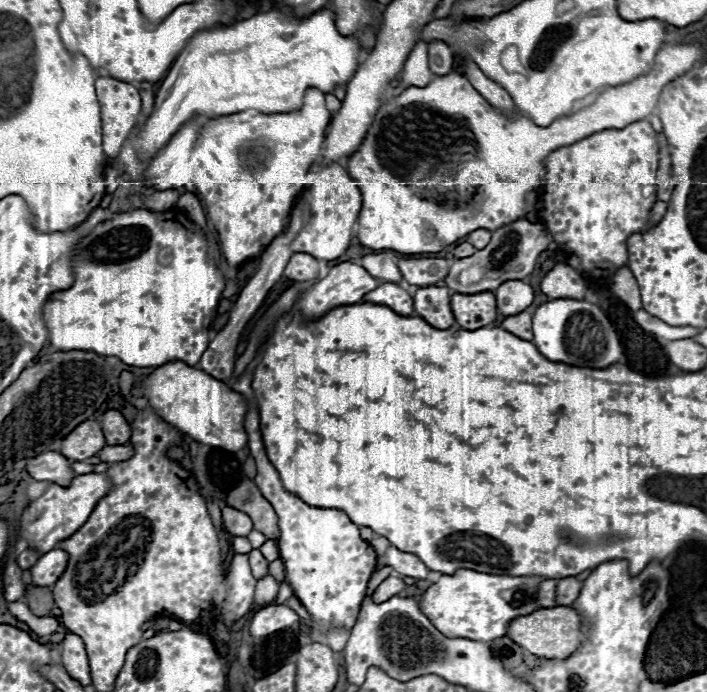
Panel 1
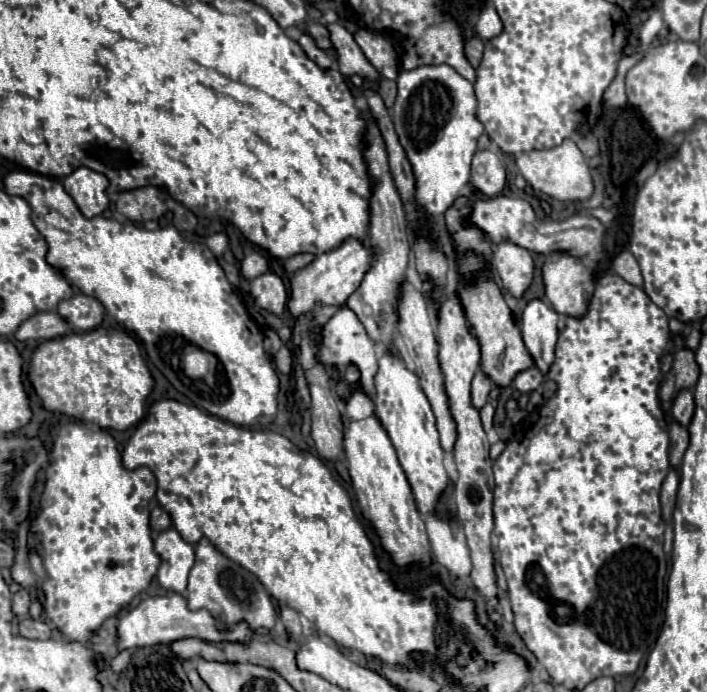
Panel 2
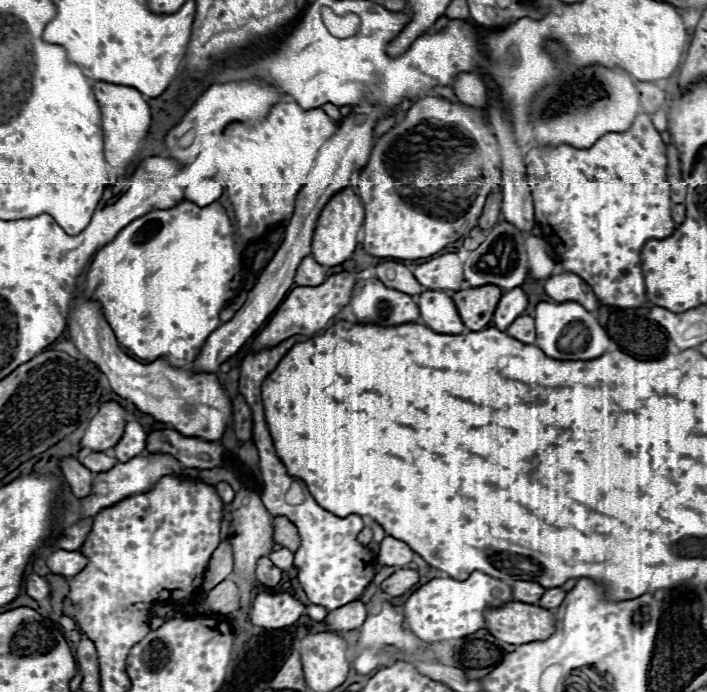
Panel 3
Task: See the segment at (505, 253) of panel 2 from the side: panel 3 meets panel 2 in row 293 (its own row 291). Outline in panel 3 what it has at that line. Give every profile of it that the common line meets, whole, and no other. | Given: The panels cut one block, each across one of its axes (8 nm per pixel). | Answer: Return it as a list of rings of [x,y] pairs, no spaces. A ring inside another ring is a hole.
[[[522,288],[504,292],[494,312],[494,326],[498,330],[506,330],[518,316],[522,316],[526,306],[528,306],[528,296],[524,294]]]

